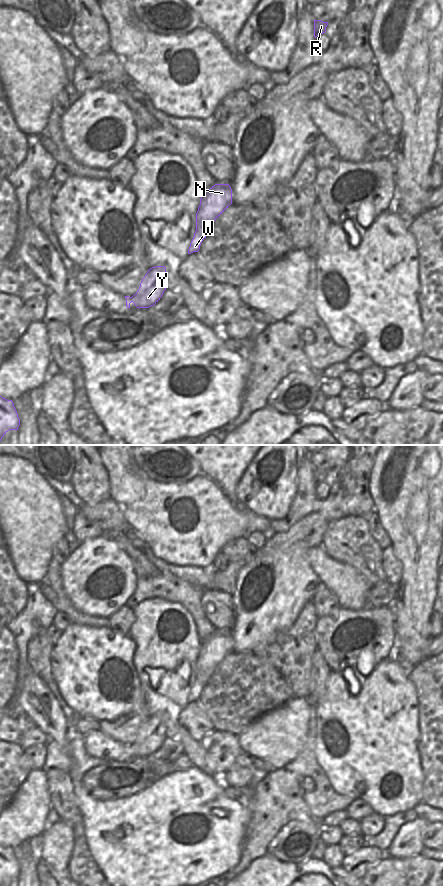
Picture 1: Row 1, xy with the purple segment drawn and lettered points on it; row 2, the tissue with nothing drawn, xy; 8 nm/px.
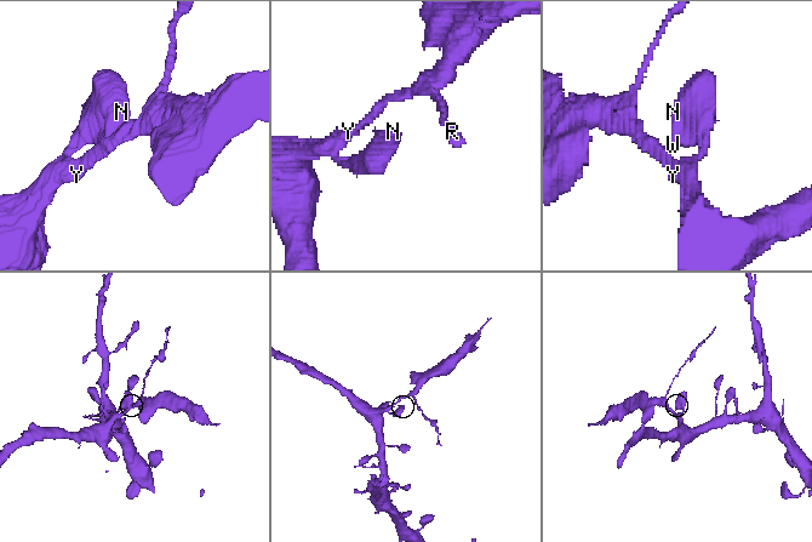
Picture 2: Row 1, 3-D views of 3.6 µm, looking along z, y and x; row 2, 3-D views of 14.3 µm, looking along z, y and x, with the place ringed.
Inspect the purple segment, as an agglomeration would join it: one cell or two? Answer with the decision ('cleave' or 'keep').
cleave

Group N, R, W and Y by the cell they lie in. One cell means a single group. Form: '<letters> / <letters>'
N W Y / R

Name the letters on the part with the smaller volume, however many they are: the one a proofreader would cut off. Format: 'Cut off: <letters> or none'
Cut off: R

